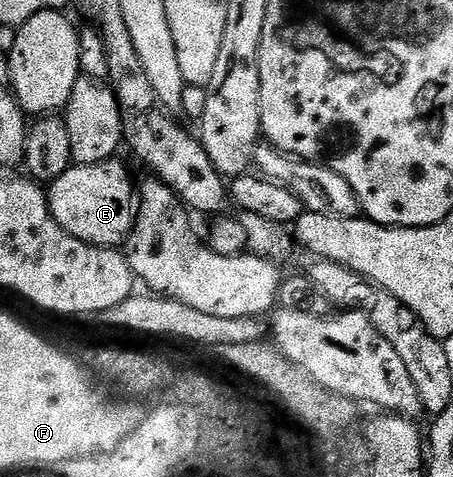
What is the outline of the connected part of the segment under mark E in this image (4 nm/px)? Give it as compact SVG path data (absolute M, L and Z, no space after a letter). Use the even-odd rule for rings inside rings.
M113 157L94 165L73 165L66 173L62 173L62 177L51 183L46 194L52 219L58 221L58 225L62 225L66 233L78 237L78 241L92 243L95 247L116 249L132 234L138 206L138 187L135 182L132 184L132 175L120 157Z

